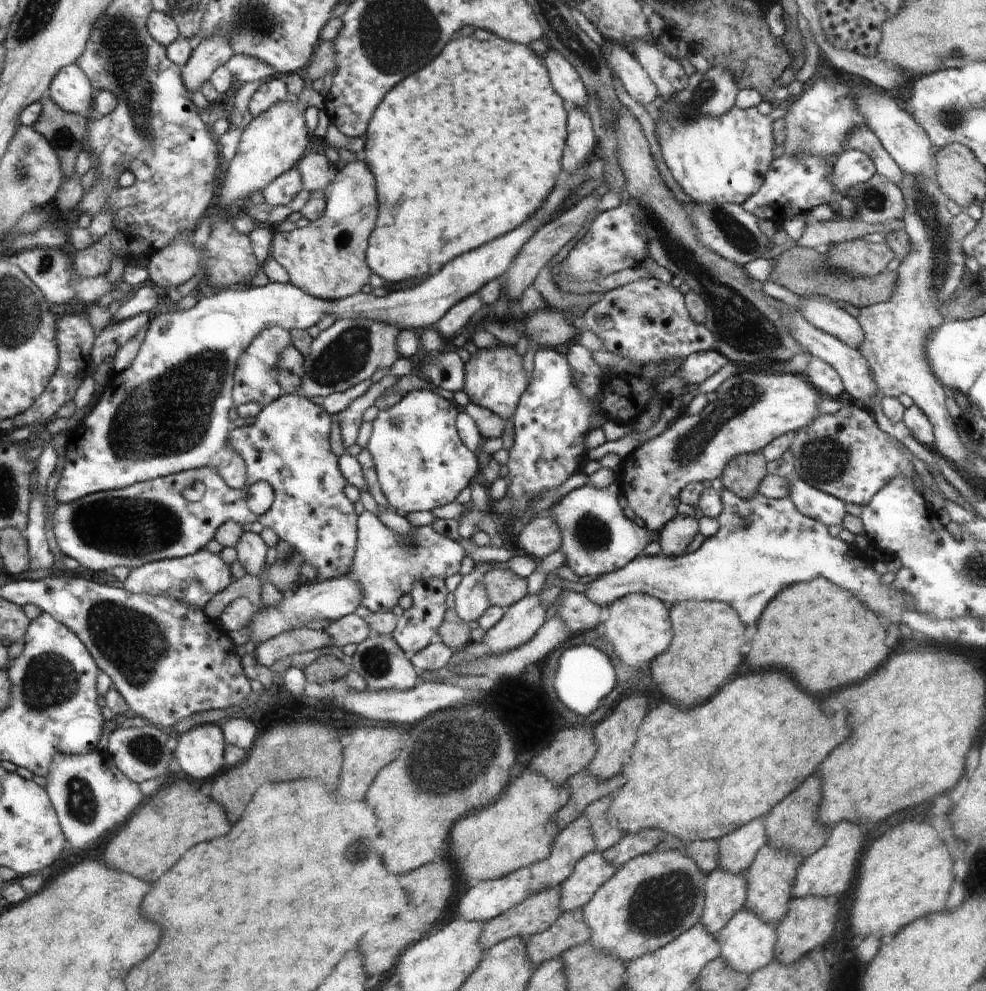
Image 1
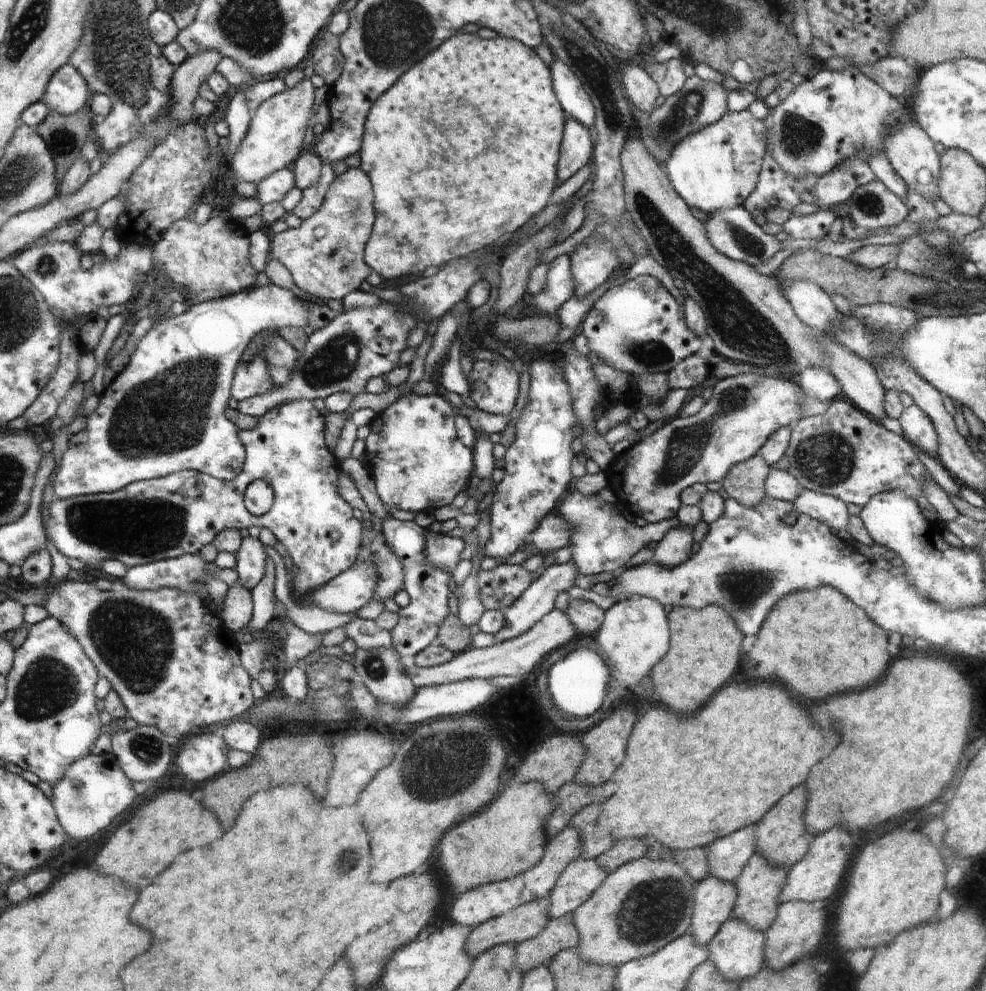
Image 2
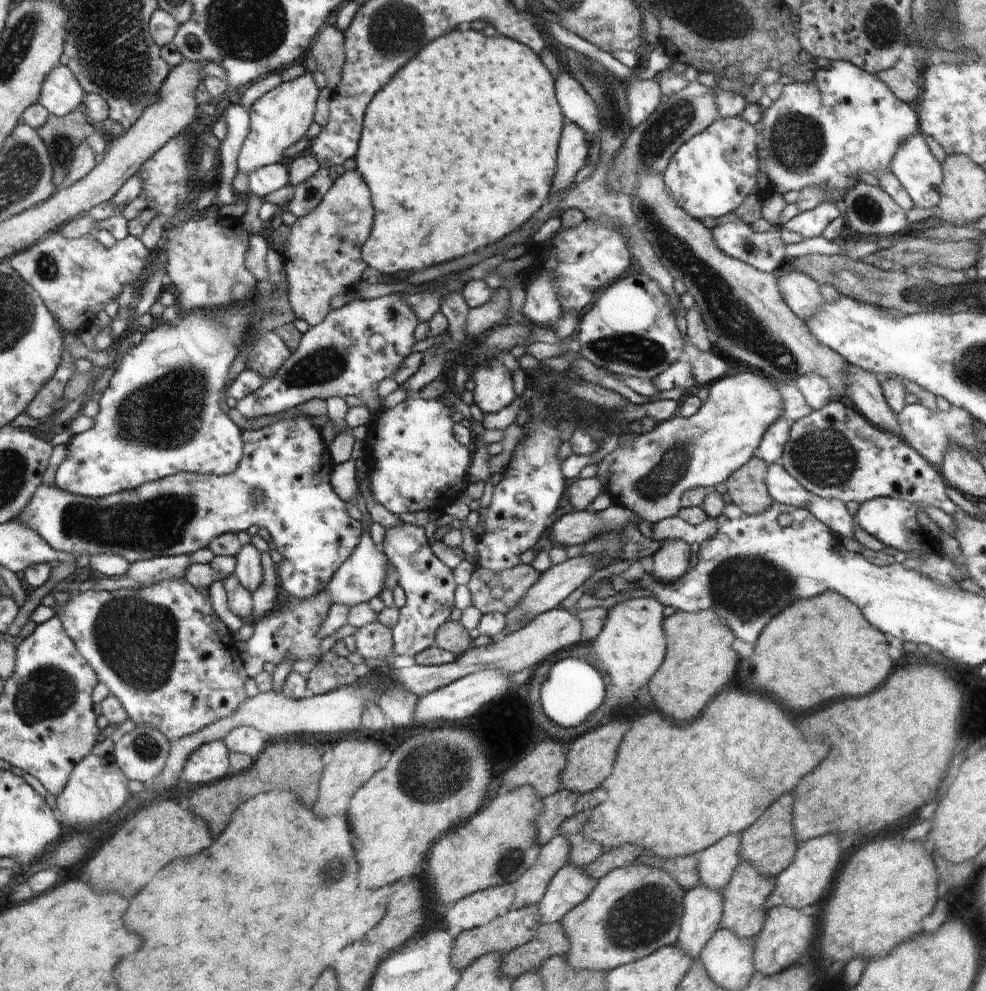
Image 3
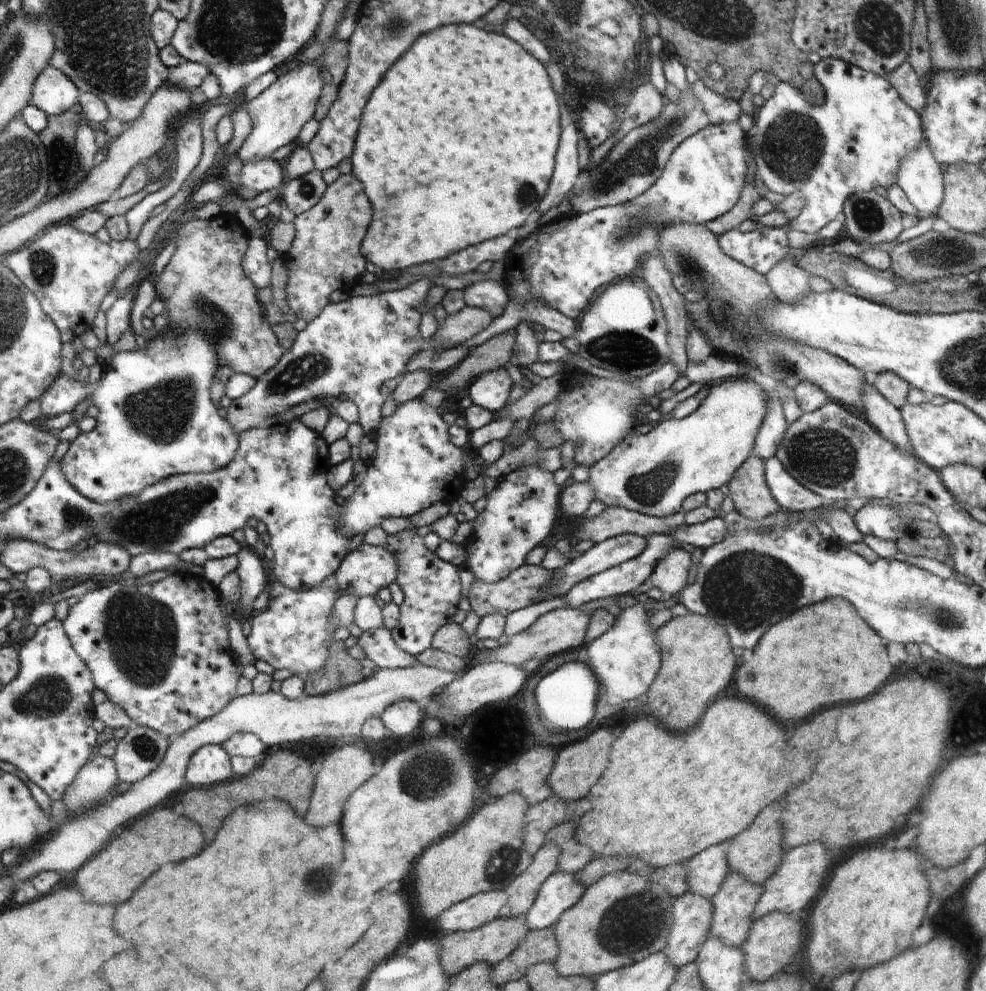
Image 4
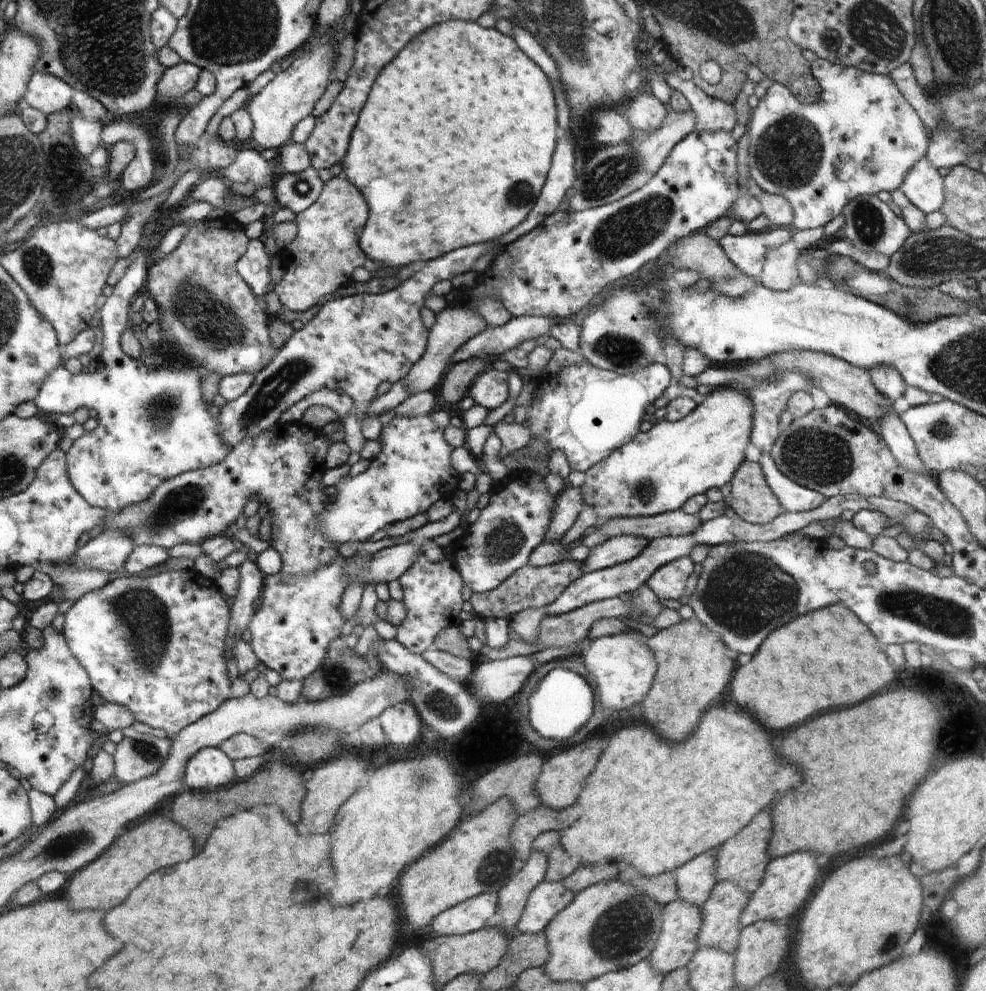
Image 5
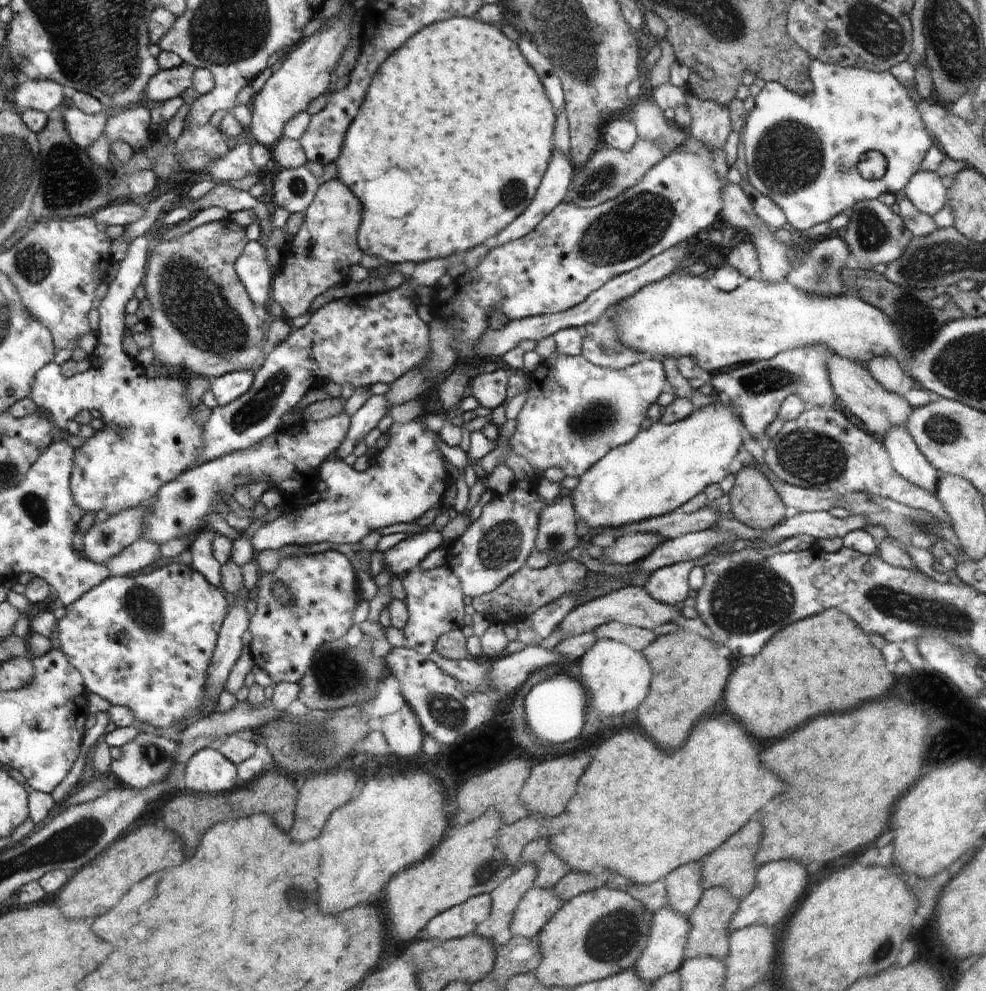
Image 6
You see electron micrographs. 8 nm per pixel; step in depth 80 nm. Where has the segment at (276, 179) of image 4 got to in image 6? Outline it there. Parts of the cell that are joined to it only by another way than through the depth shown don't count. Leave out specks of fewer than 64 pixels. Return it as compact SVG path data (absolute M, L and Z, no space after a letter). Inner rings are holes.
M250 144L233 145L221 159L211 163L204 172L209 172L217 182L227 184L230 180L246 178L248 174L254 174L262 179L261 174L264 173L265 168L260 168L252 162L250 150L252 150Z

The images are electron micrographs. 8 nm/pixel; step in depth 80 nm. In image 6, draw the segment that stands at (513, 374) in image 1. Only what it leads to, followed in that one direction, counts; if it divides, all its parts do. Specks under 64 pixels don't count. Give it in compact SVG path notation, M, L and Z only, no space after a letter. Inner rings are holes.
M499 369L477 375L472 379L468 395L474 396L480 406L493 411L506 400L510 371Z

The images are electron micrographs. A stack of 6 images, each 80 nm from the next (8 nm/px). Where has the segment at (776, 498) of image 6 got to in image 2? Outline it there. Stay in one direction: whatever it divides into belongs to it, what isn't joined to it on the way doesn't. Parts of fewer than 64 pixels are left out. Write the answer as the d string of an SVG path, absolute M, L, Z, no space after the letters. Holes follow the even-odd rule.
M755 455L752 459L734 464L734 468L720 484L730 498L746 508L756 508L766 497L765 483L769 477L770 465L764 457Z

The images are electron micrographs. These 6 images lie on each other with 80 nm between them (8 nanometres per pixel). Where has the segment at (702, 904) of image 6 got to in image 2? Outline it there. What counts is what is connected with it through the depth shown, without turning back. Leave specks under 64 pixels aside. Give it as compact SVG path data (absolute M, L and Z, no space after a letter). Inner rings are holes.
M755 852L744 864L740 876L734 882L738 896L736 896L736 904L732 906L732 918L738 918L738 920L750 924L754 930L767 931L778 915L778 896L781 896L785 884L784 868L770 864L762 854Z

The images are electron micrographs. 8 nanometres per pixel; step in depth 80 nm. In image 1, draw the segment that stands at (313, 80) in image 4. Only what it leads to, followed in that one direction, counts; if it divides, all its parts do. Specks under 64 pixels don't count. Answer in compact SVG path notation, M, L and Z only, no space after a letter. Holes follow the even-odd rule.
M304 88L300 95L290 93L286 100L276 103L249 122L241 134L238 152L229 162L226 171L225 183L220 194L224 214L232 214L232 205L235 205L237 200L246 200L253 192L263 192L270 183L288 172L294 164L298 164L308 146L304 110L314 104L321 107L322 96L312 88Z

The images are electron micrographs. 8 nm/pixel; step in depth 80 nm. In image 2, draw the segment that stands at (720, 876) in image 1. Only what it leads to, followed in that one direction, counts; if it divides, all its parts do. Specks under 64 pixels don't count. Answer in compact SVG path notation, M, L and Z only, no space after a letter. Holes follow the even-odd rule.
M710 875L699 881L694 888L694 910L688 934L692 934L700 946L708 946L722 923L732 917L736 896L734 883Z

